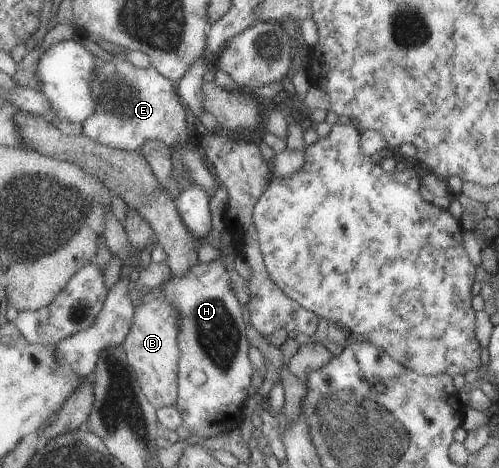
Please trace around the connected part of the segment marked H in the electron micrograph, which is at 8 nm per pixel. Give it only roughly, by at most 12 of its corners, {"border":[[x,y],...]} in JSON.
{"border":[[226,263],[163,285],[193,436],[244,422],[253,367]]}

